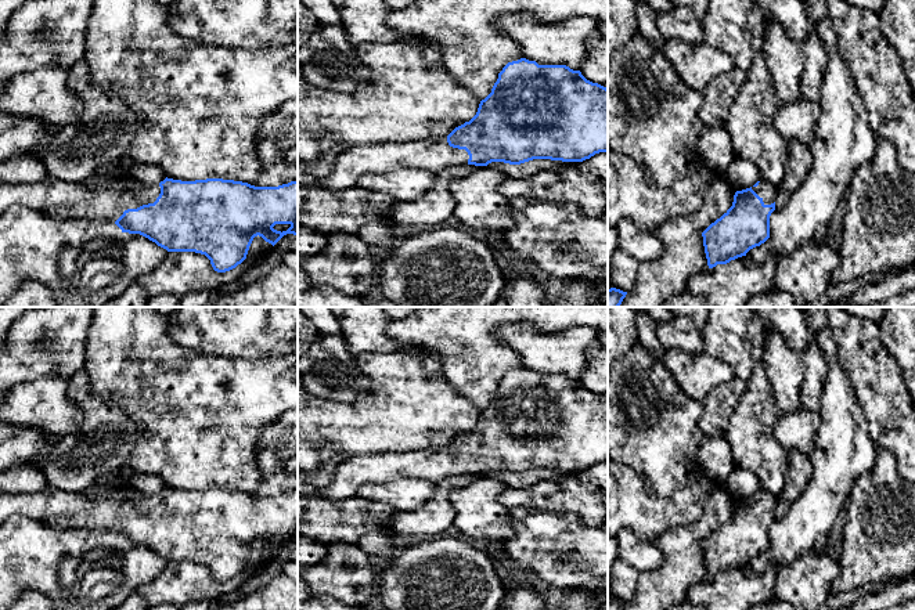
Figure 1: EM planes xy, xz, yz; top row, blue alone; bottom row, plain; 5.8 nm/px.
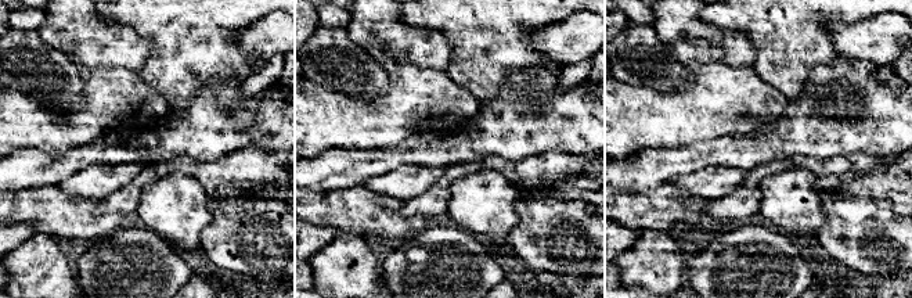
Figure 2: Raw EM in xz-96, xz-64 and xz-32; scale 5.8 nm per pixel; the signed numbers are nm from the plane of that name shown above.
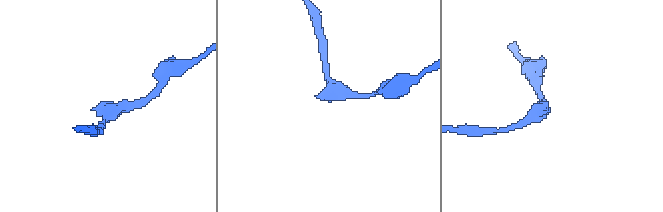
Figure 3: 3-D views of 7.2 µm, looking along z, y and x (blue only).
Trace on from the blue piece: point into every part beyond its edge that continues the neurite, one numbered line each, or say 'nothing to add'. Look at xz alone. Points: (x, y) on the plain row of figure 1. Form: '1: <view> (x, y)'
1: xz (435, 465)

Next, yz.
1: yz (764, 500)

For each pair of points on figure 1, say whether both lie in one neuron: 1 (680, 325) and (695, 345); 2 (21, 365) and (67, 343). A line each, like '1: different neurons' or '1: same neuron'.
1: same neuron
2: same neuron

